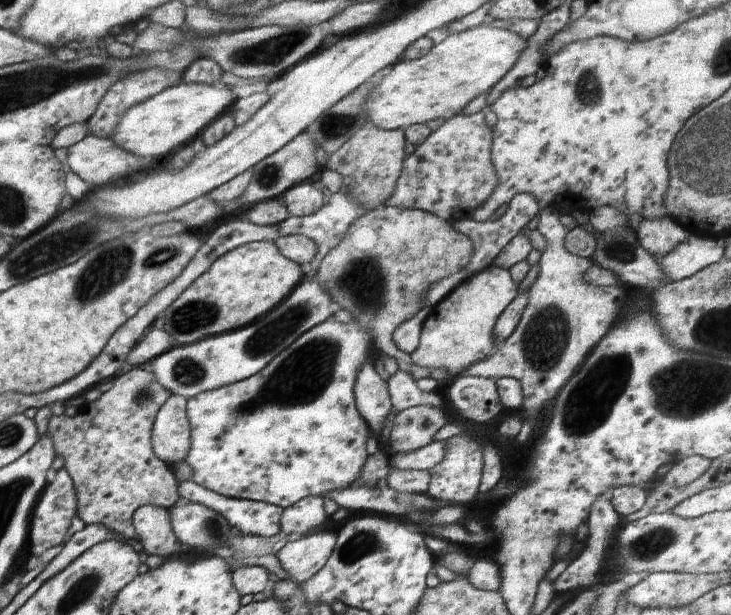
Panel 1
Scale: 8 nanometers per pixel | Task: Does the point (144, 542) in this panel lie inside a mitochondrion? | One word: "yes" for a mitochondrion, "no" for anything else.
no

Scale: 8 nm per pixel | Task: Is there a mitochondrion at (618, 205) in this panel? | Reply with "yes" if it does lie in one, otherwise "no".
no

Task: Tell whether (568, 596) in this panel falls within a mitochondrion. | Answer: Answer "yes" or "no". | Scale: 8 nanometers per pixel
no

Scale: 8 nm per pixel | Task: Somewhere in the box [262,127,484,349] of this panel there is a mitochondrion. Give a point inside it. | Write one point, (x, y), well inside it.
(364, 282)

